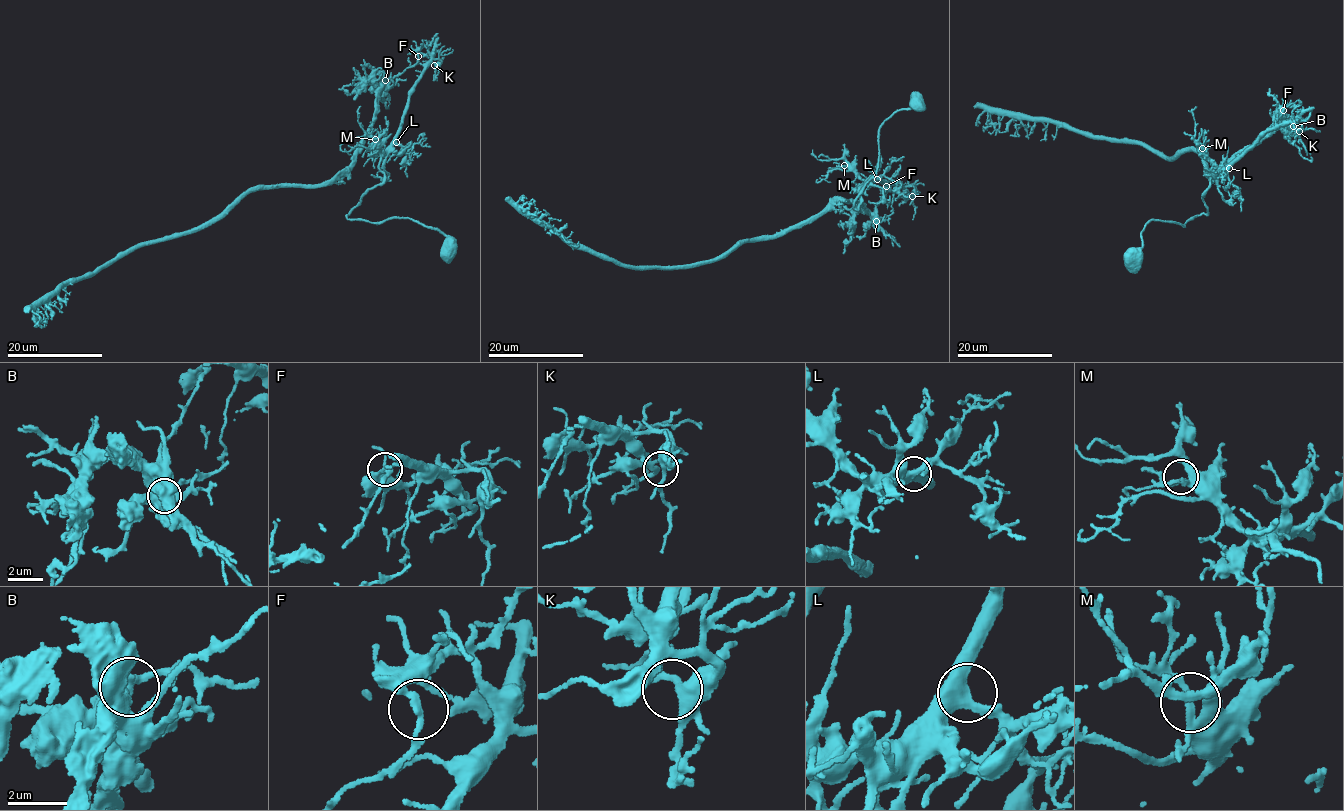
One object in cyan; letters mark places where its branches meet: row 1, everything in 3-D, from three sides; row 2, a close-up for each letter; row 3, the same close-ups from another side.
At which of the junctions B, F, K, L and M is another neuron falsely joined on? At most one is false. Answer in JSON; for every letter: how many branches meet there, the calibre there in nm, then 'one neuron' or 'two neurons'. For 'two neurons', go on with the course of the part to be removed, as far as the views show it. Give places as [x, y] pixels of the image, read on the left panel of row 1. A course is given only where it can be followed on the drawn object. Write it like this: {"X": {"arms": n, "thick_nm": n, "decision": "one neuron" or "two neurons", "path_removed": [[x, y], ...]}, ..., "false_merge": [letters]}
{"B": {"arms": 2, "thick_nm": 500, "decision": "one neuron"}, "F": {"arms": 2, "thick_nm": 220, "decision": "two neurons", "path_removed": [[417, 55], [424, 47], [430, 58], [383, 151], [383, 181], [347, 217], [436, 228], [447, 238], [448, 263]]}, "K": {"arms": 3, "thick_nm": 360, "decision": "one neuron"}, "L": {"arms": 3, "thick_nm": 440, "decision": "one neuron"}, "M": {"arms": 3, "thick_nm": 240, "decision": "one neuron"}, "false_merge": ["F"]}

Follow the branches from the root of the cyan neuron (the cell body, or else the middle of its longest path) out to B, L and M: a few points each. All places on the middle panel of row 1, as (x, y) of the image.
B: (916, 103), (879, 129), (878, 164), (854, 207), (863, 178), (901, 187), (885, 186), (876, 221)
L: (916, 103), (880, 127), (878, 164), (857, 209), (870, 177), (862, 179), (877, 179)
M: (916, 103), (880, 127), (878, 164), (857, 209), (870, 177), (863, 180), (844, 165)

